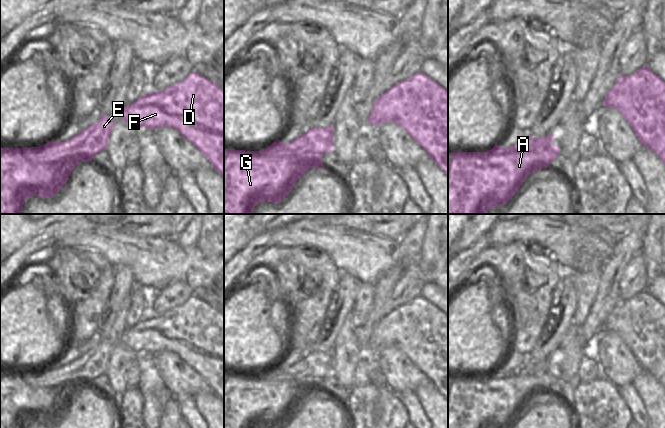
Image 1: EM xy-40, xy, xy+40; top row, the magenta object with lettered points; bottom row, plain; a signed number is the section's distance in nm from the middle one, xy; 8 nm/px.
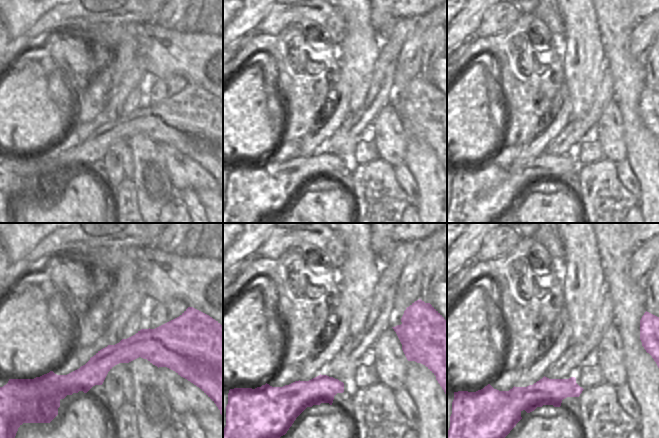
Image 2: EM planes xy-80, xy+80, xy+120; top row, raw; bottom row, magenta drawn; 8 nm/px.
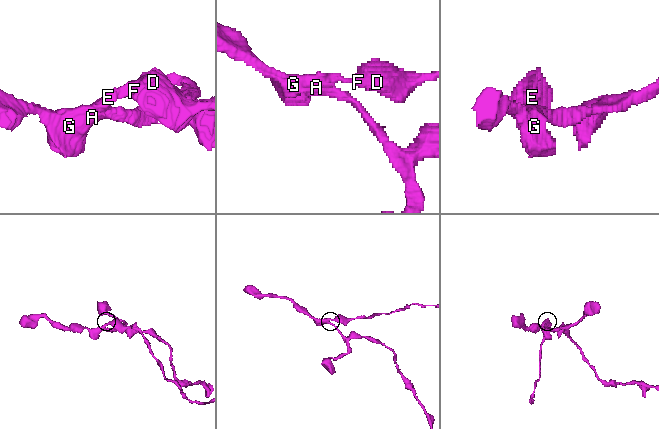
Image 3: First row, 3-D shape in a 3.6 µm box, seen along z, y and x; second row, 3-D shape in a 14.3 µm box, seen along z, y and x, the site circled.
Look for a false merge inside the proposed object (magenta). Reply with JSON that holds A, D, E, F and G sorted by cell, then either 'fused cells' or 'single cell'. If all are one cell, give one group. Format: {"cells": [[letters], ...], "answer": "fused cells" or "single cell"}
{"cells": [["A", "G"], ["D", "E", "F"]], "answer": "fused cells"}

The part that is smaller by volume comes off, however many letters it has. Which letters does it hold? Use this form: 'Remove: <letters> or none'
Remove: D, E, F

